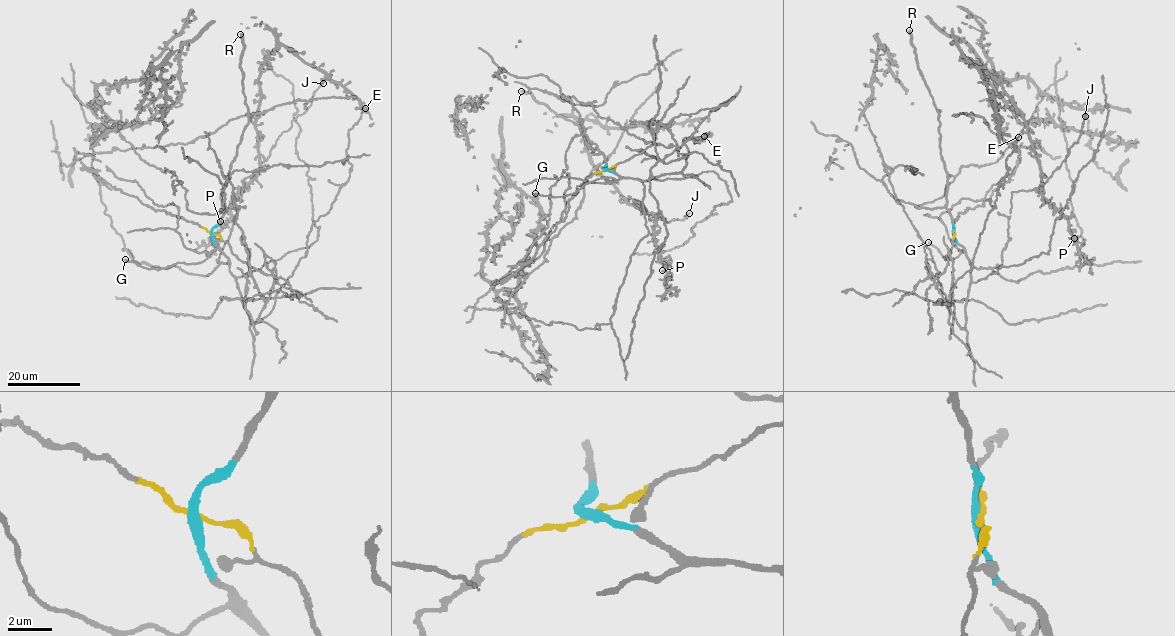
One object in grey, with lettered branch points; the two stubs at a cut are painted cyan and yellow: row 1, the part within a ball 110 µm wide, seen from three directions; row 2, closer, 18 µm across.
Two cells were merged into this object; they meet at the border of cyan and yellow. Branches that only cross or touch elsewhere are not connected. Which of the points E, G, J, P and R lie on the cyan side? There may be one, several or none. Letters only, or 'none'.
E, G, J, P, R

